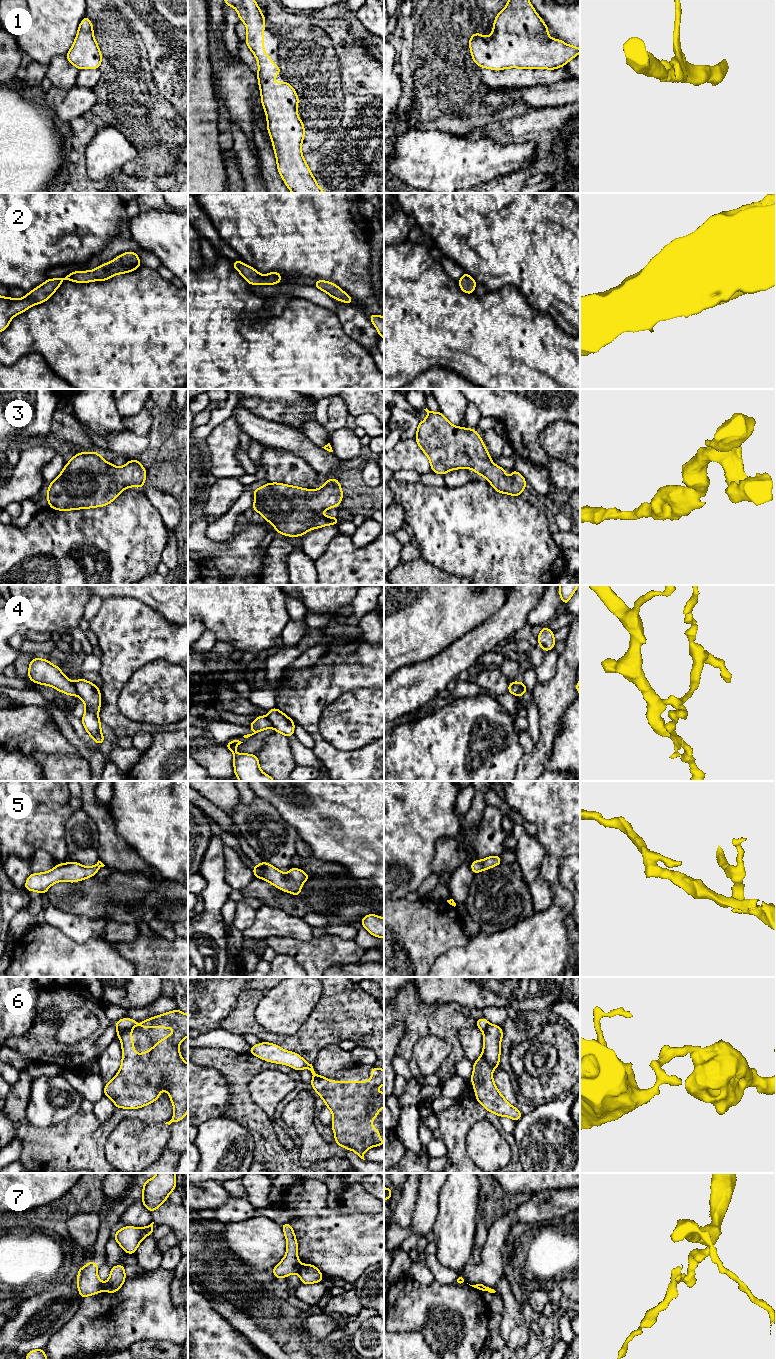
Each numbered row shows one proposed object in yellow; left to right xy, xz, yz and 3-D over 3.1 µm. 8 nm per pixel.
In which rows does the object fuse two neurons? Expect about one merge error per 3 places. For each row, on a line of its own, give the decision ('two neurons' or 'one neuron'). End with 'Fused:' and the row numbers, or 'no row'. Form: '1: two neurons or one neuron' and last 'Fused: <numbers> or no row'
1: one neuron
2: one neuron
3: one neuron
4: two neurons
5: one neuron
6: two neurons
7: two neurons
Fused: 4, 6, 7

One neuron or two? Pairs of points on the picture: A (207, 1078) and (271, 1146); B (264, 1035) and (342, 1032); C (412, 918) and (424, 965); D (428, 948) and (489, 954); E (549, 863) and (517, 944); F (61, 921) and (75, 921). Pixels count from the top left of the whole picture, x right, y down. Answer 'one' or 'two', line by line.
A: two
B: one
C: one
D: two
E: two
F: one

